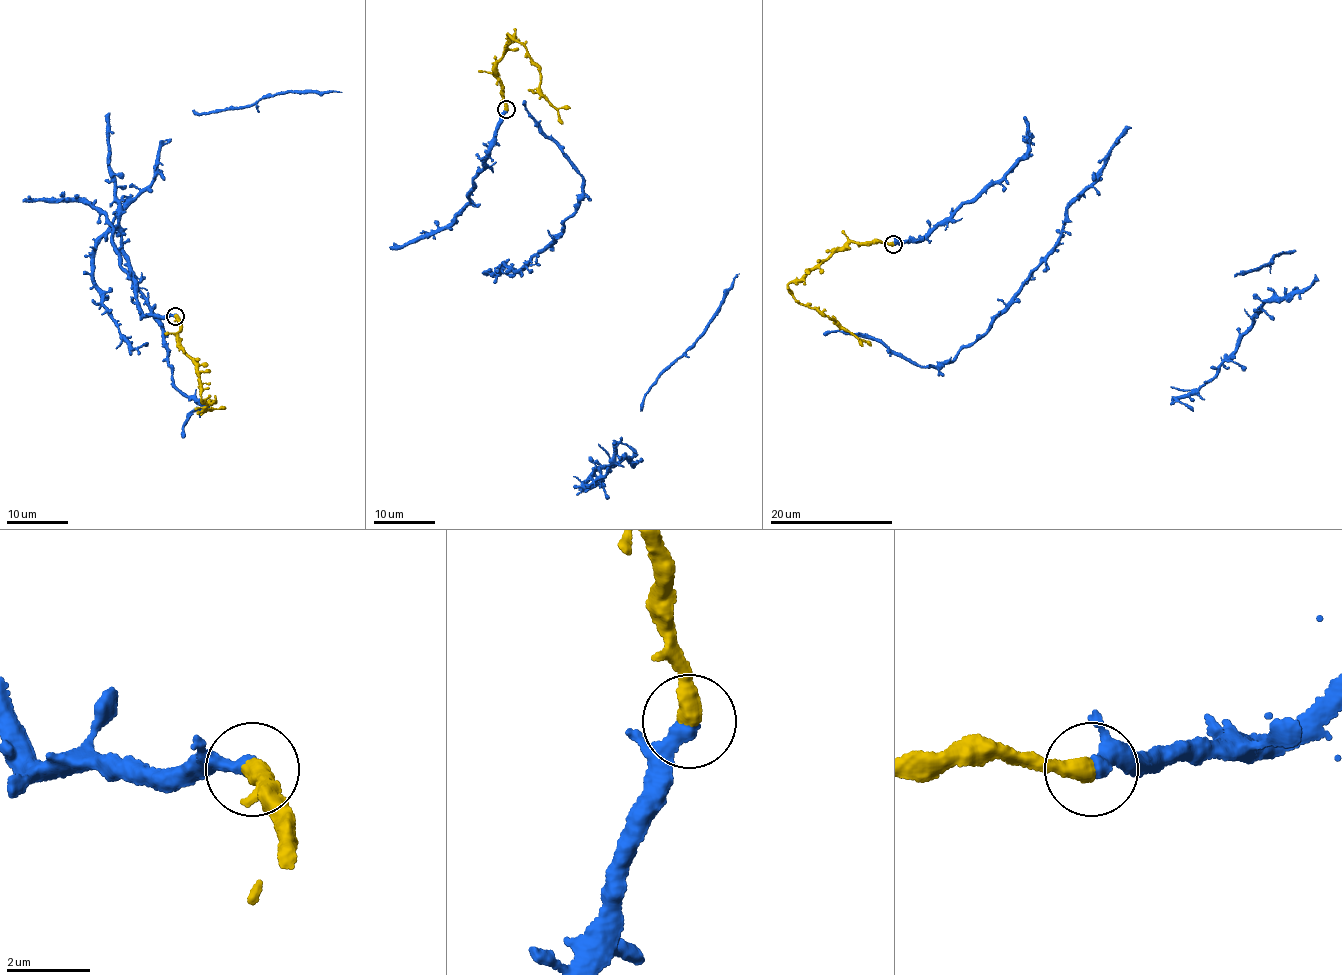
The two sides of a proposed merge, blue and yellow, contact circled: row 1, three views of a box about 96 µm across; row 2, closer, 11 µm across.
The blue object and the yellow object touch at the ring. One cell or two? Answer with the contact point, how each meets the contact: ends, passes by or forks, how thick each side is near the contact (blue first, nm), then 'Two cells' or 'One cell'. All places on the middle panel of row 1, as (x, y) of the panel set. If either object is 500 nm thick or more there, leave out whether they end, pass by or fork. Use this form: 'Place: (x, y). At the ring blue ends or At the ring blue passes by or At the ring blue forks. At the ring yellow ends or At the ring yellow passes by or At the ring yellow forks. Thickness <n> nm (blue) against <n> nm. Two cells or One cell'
Place: (506, 109). At the ring blue ends. At the ring yellow ends. Thickness 400 nm (blue) against 440 nm. One cell

